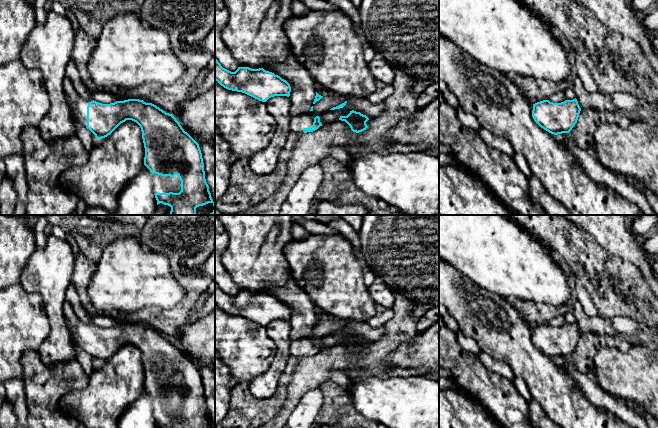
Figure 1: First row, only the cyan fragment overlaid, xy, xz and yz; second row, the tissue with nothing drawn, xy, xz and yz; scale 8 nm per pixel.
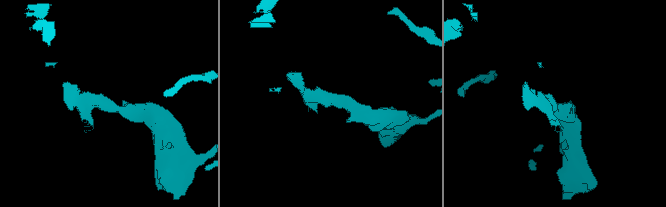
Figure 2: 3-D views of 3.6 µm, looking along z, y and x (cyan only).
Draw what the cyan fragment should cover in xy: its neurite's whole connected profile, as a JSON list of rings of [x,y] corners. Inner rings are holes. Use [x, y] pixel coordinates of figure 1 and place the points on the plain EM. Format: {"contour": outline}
{"contour": [[[67,300],[63,303],[63,314],[72,340],[89,353],[96,363],[107,361],[126,344],[132,344],[140,350],[145,372],[144,389],[152,397],[152,413],[157,428],[214,428],[205,403],[199,368],[184,355],[172,338],[139,323],[116,325],[110,328],[87,324],[76,315]]]}

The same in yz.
{"contour": [[[576,322],[561,327],[543,324],[533,328],[532,341],[541,352],[558,359],[572,354],[577,347],[580,335]]]}

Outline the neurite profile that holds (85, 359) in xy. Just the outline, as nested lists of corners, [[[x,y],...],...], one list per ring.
[[[73,341],[73,346],[77,352],[78,362],[84,368],[85,373],[89,377],[97,364],[95,359],[89,353],[82,350],[75,341]]]

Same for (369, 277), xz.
[[[370,270],[364,272],[363,278],[364,278],[364,283],[367,287],[372,285],[373,283],[380,282],[380,279]]]

